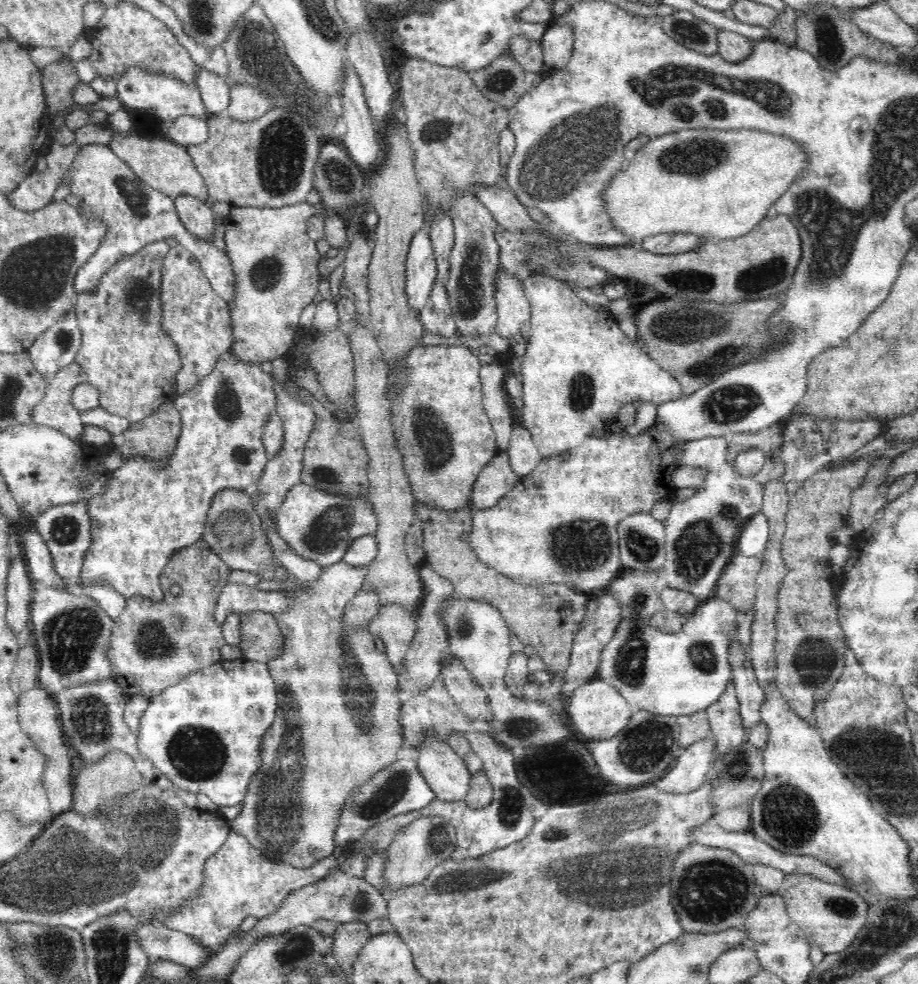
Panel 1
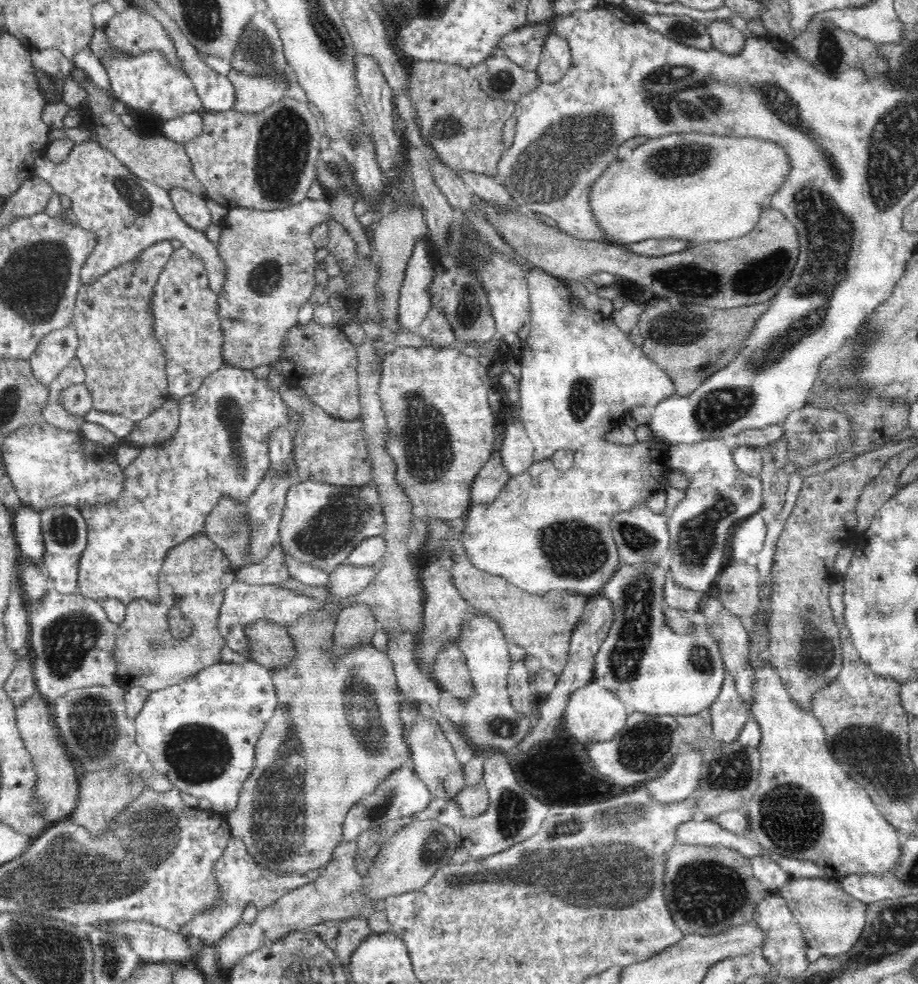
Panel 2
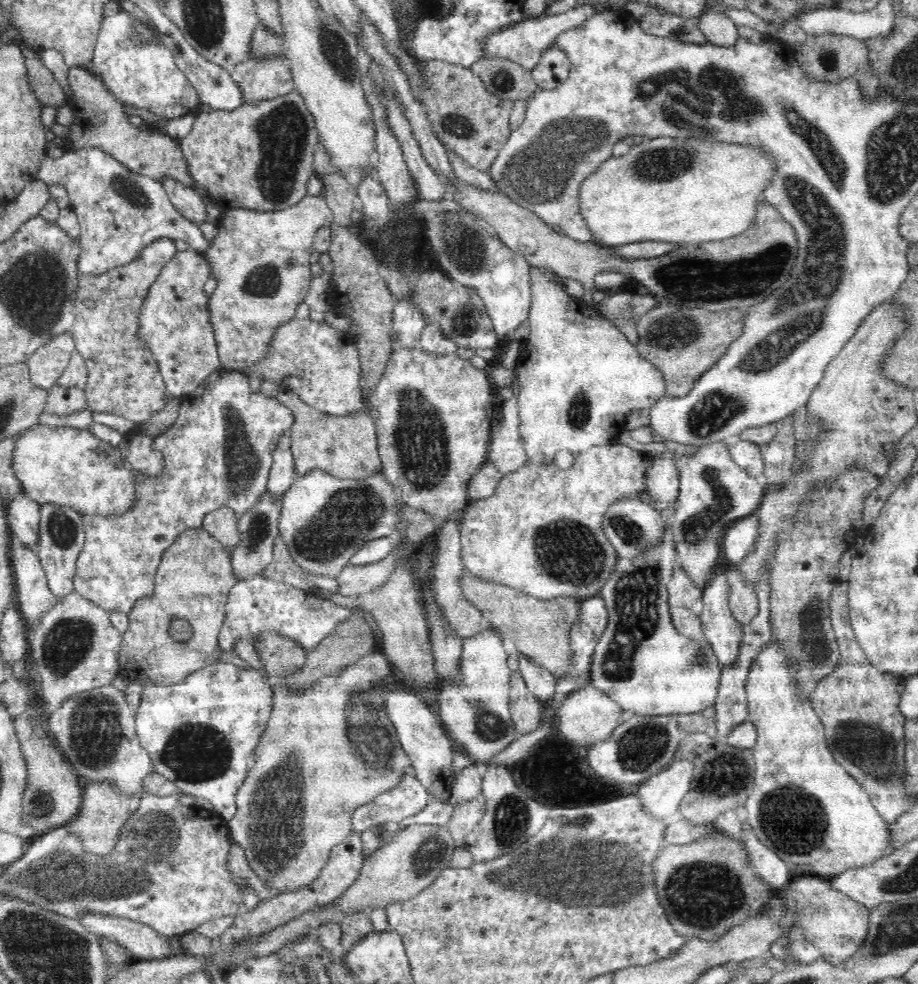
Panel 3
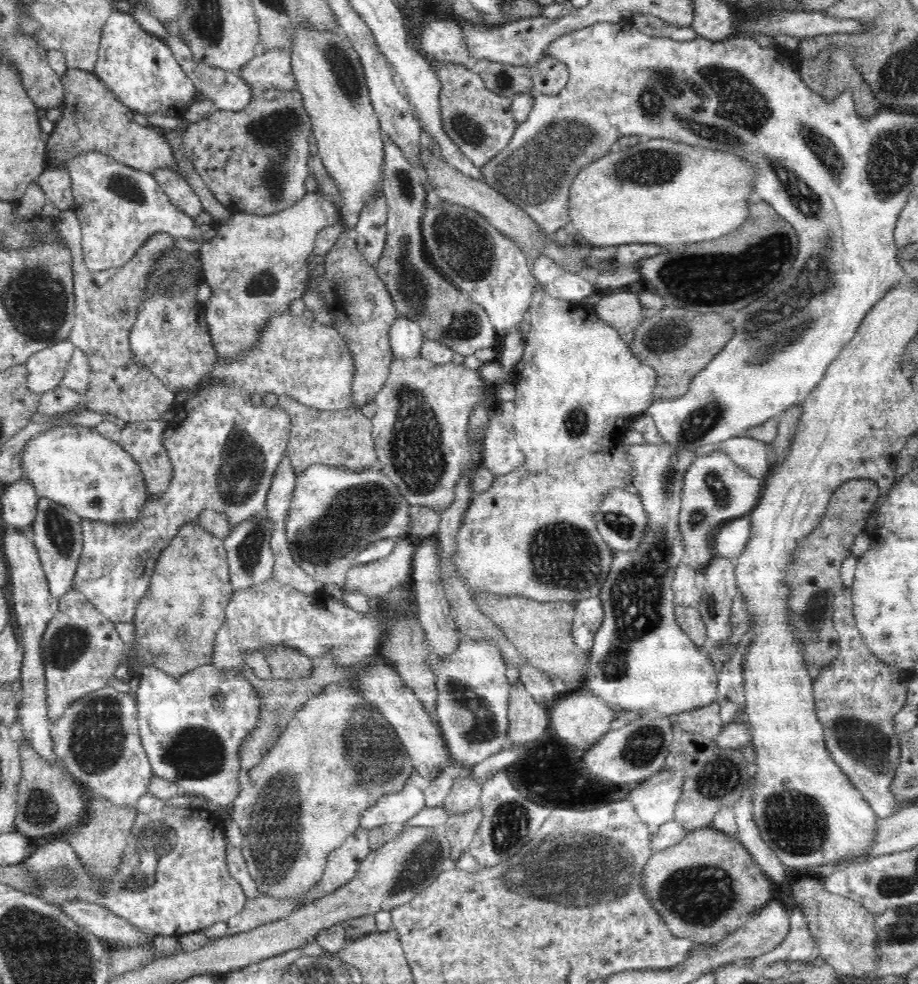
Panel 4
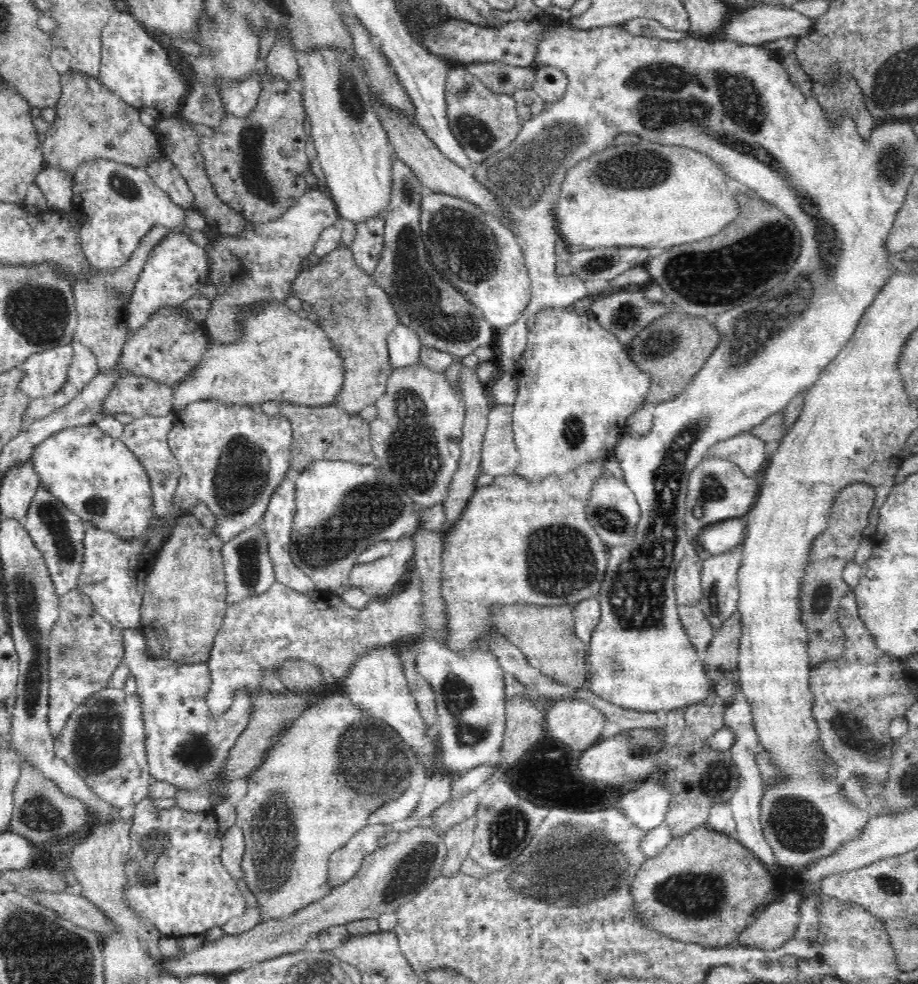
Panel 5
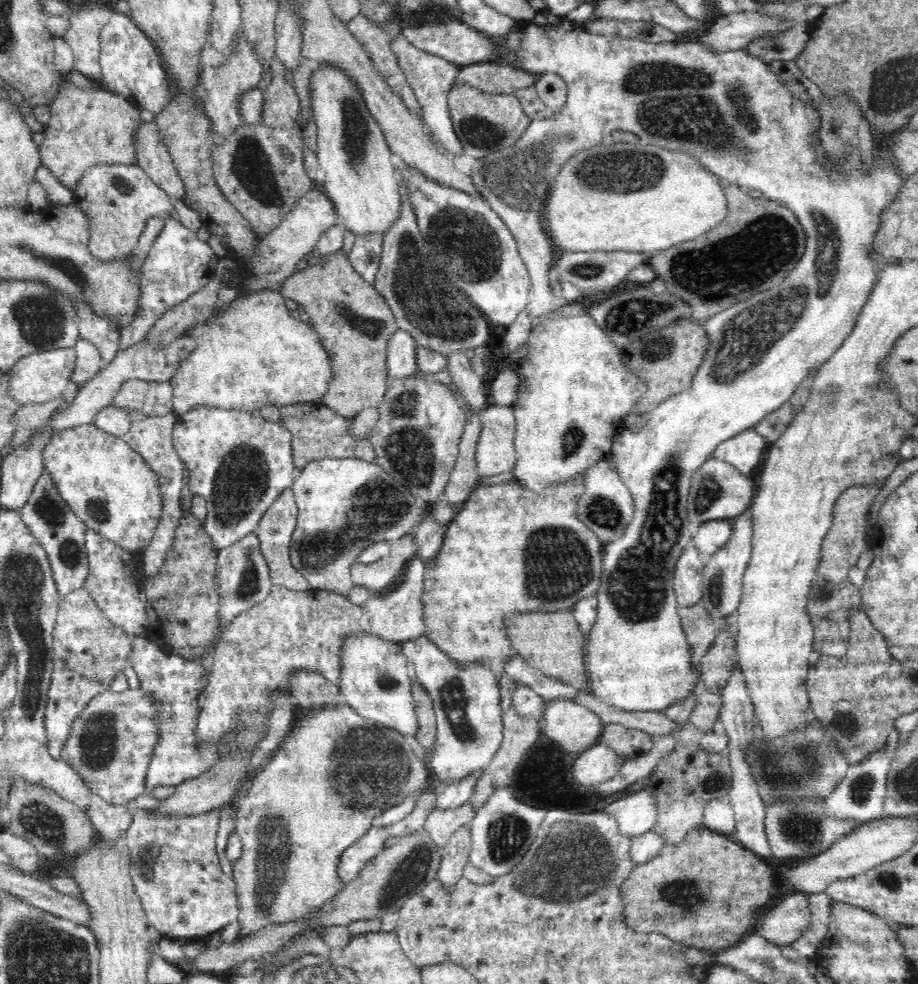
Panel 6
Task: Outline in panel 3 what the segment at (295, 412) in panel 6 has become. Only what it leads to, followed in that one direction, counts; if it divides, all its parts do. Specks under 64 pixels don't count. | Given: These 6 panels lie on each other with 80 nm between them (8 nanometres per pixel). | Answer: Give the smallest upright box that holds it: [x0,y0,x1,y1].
[276,389,382,480]

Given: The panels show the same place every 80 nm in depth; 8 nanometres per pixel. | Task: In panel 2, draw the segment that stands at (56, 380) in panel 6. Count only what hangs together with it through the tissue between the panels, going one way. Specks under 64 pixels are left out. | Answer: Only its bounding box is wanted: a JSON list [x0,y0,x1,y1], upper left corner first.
[29,322,79,384]

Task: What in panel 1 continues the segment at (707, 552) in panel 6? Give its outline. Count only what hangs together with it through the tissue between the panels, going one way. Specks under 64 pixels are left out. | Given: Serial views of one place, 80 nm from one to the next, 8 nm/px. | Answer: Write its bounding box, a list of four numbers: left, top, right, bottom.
[736,513,769,556]

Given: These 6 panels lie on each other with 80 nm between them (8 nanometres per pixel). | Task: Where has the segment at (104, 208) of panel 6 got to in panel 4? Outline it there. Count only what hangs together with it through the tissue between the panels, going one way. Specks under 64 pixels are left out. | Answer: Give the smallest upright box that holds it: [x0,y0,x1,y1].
[48,152,198,272]

